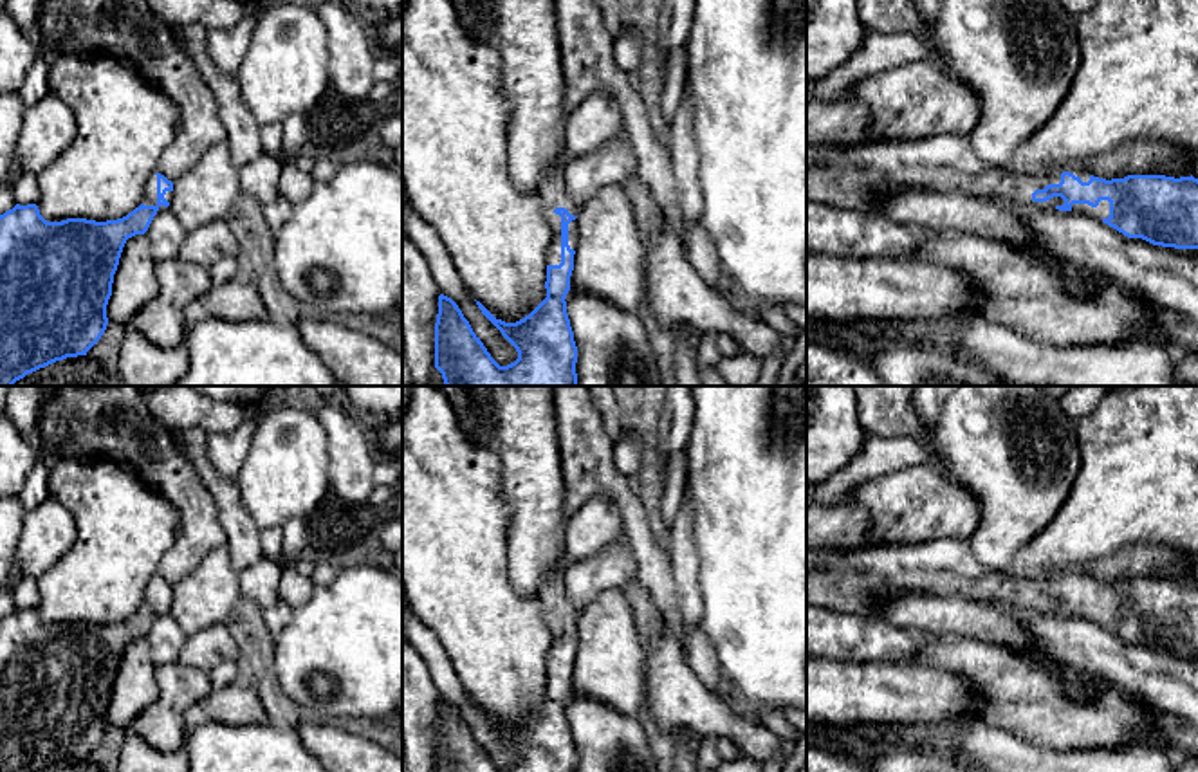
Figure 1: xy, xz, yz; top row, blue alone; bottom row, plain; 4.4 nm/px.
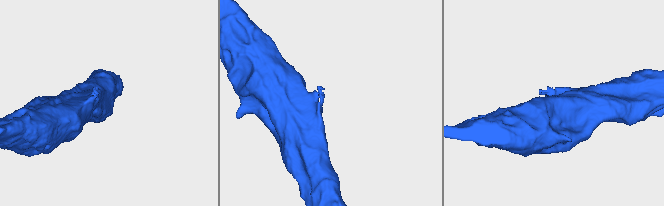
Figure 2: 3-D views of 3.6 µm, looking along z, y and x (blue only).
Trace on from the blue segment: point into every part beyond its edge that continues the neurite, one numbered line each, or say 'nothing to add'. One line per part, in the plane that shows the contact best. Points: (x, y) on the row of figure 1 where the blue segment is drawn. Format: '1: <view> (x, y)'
1: xz (554, 195)

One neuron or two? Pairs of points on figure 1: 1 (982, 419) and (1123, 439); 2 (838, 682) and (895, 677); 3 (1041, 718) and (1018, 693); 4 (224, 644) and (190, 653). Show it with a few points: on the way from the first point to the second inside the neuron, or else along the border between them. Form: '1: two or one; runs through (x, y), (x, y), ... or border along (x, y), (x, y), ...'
1: two; border along (1076, 424), (1078, 475)
2: one; runs through (852, 682), (881, 682)
3: one; runs through (1038, 713), (1023, 698)
4: one; runs through (215, 644), (199, 652)

